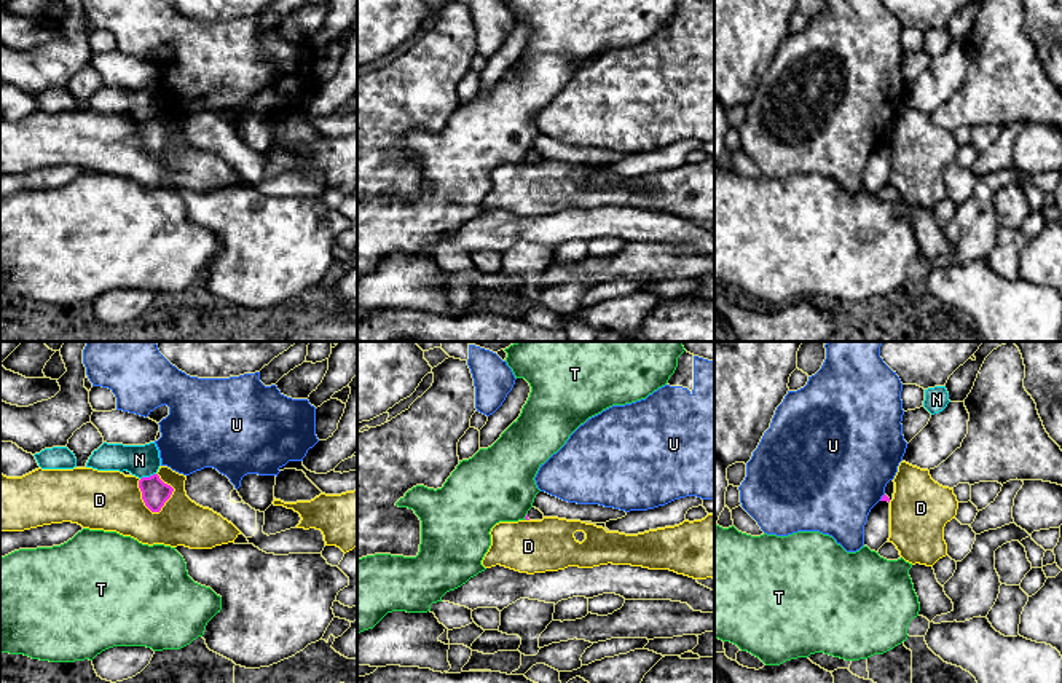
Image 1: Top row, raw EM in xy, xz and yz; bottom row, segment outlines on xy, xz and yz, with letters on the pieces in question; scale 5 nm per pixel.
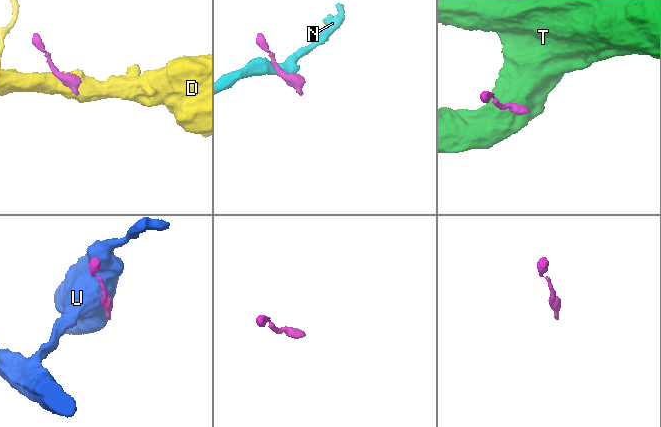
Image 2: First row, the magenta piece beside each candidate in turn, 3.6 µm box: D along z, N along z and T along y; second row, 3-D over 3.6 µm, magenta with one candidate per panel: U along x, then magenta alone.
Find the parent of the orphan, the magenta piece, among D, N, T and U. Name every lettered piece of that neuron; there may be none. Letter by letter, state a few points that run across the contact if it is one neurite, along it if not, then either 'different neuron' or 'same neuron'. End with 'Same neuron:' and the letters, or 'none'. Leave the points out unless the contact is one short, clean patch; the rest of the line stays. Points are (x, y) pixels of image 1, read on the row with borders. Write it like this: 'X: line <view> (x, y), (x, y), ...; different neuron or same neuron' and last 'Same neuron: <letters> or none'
D: different neuron
N: different neuron
T: line xz (527, 513), (525, 519); different neuron
U: line yz (884, 493), (879, 500); different neuron
Same neuron: none

